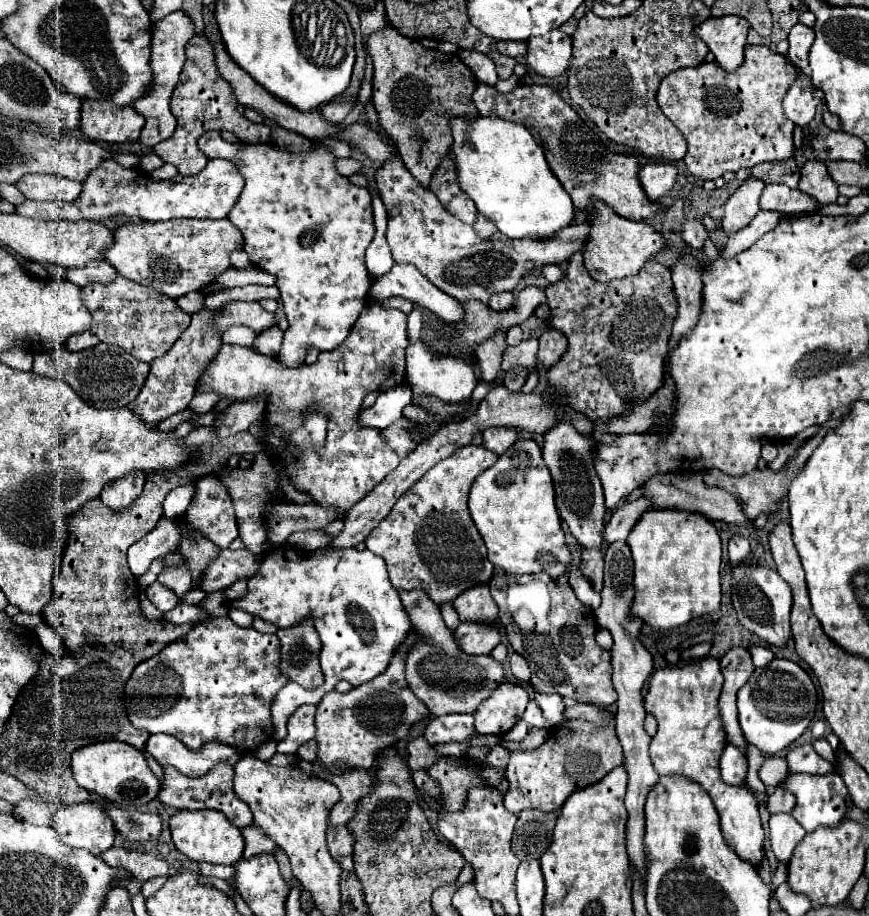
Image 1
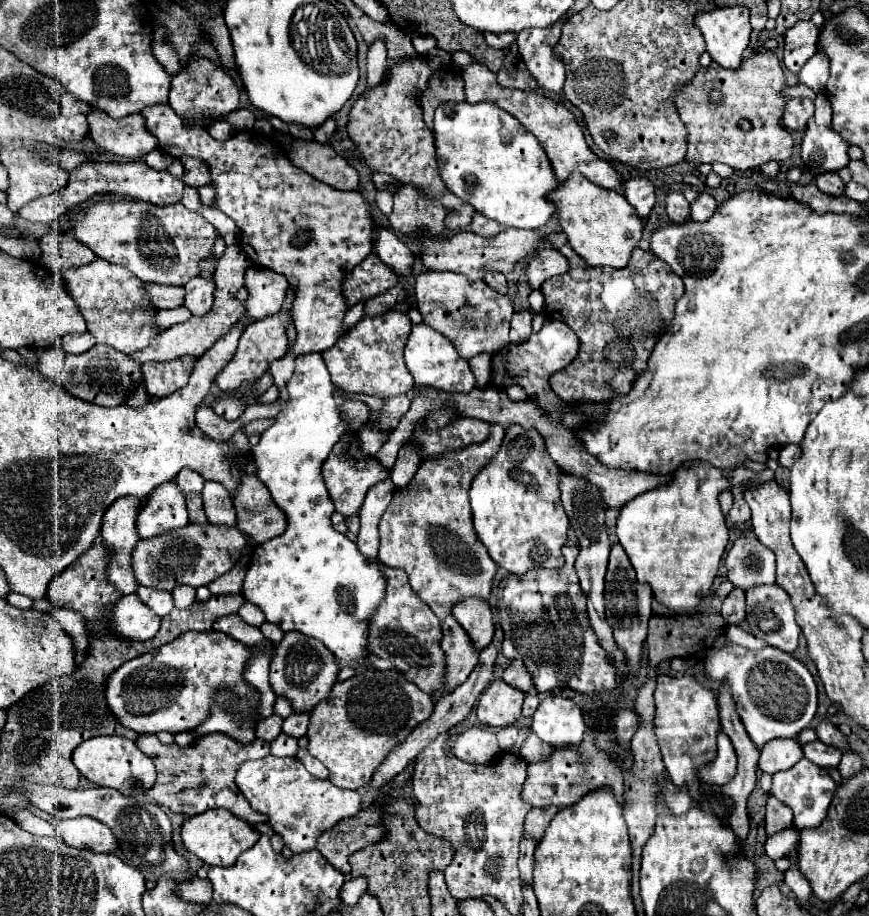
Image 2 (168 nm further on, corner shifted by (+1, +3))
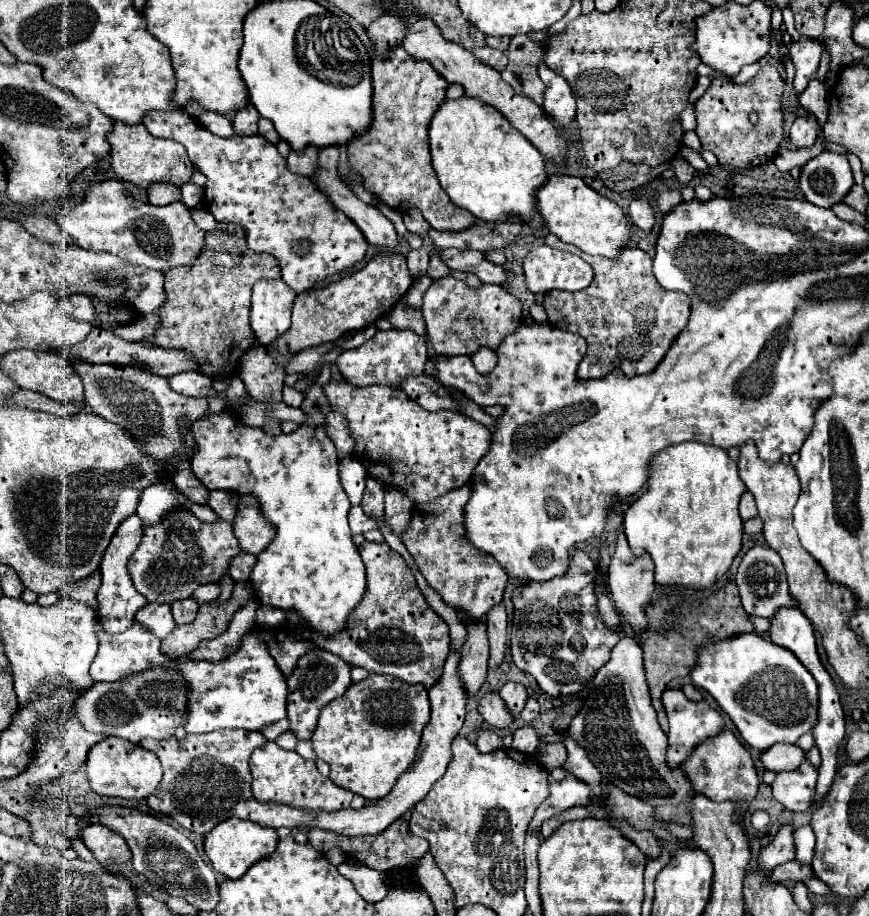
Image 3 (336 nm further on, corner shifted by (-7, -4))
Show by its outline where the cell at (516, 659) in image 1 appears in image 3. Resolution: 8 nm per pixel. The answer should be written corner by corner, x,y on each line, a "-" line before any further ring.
506,682
500,688
500,696
506,702
506,708
510,708
510,714
514,714
514,716
518,716
522,712
524,702
528,700
526,688
522,684
516,684
516,682

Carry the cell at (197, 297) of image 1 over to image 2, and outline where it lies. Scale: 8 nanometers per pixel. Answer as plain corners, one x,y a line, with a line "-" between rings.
148,283
146,287
150,291
152,305
156,305
156,309
174,309
184,305
184,297
186,297
184,287
166,287
166,285
154,285
154,283

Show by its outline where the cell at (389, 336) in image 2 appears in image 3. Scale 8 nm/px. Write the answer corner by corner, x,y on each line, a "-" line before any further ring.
388,330
388,332
376,332
376,336
370,338
360,348
340,354
336,364
342,378
350,384
356,386
386,384
398,388
402,378
412,374
422,374
426,360
428,360
428,348
422,336
414,334
412,330

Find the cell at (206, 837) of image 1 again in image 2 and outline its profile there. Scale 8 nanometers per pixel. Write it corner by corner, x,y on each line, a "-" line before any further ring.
212,809
184,819
180,835
182,835
184,847
190,853
200,857
206,865
220,865
220,867
234,865
238,855
250,849
258,841
258,833
246,821
234,817
228,809

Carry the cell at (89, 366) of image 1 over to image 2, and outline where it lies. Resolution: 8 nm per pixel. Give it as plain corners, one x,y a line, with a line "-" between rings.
94,345
92,349
80,353
80,355
66,355
64,369
56,377
56,383
64,387
74,397
80,397
88,403
96,403
102,407
116,407
130,399
136,385
142,379
142,369
138,361
134,361
130,355
120,353
116,349
110,349
110,345

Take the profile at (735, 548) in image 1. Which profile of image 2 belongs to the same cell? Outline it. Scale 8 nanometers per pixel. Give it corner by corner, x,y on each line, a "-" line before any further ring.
740,537
726,555
726,569
730,583
744,591
754,585
774,583
774,553
754,537

